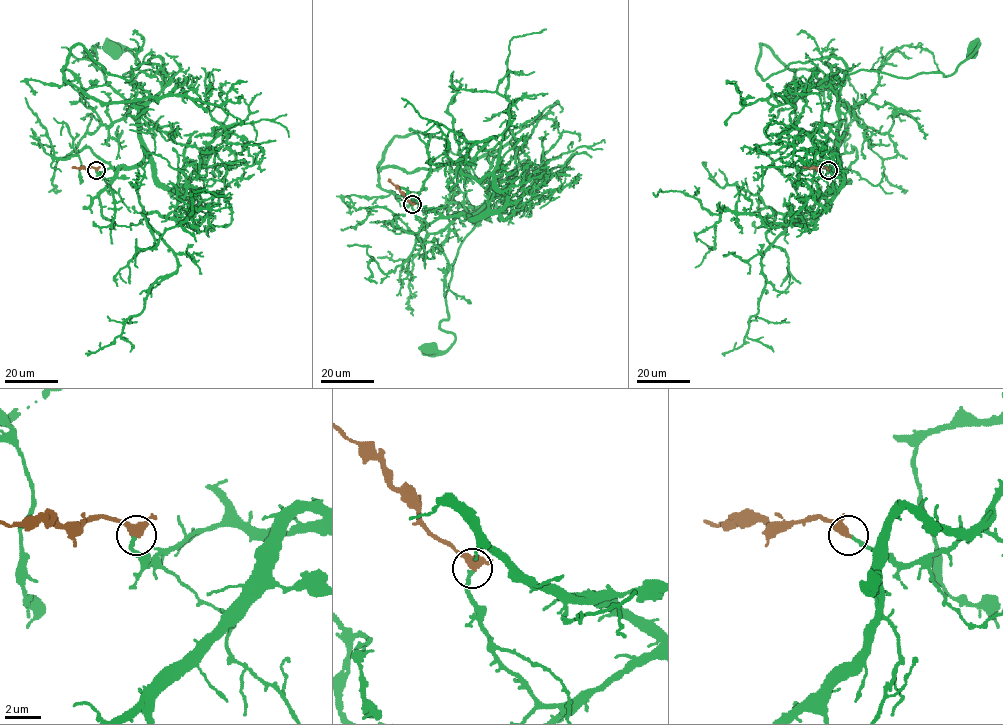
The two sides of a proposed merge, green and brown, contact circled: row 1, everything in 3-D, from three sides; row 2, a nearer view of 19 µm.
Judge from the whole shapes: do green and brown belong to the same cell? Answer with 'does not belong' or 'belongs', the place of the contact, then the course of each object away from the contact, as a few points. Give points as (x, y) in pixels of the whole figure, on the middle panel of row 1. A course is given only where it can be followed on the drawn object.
belongs; place (412, 204); course green (413, 205), (423, 225), (459, 213), (480, 221), (445, 294), (439, 327), (455, 341), (429, 349); course brown (413, 204), (388, 179)

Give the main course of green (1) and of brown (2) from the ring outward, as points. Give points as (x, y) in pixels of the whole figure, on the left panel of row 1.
1: (97, 170), (133, 168), (143, 157), (140, 111), (164, 79), (151, 70), (123, 75), (139, 61), (113, 50)
2: (97, 170), (72, 166)

